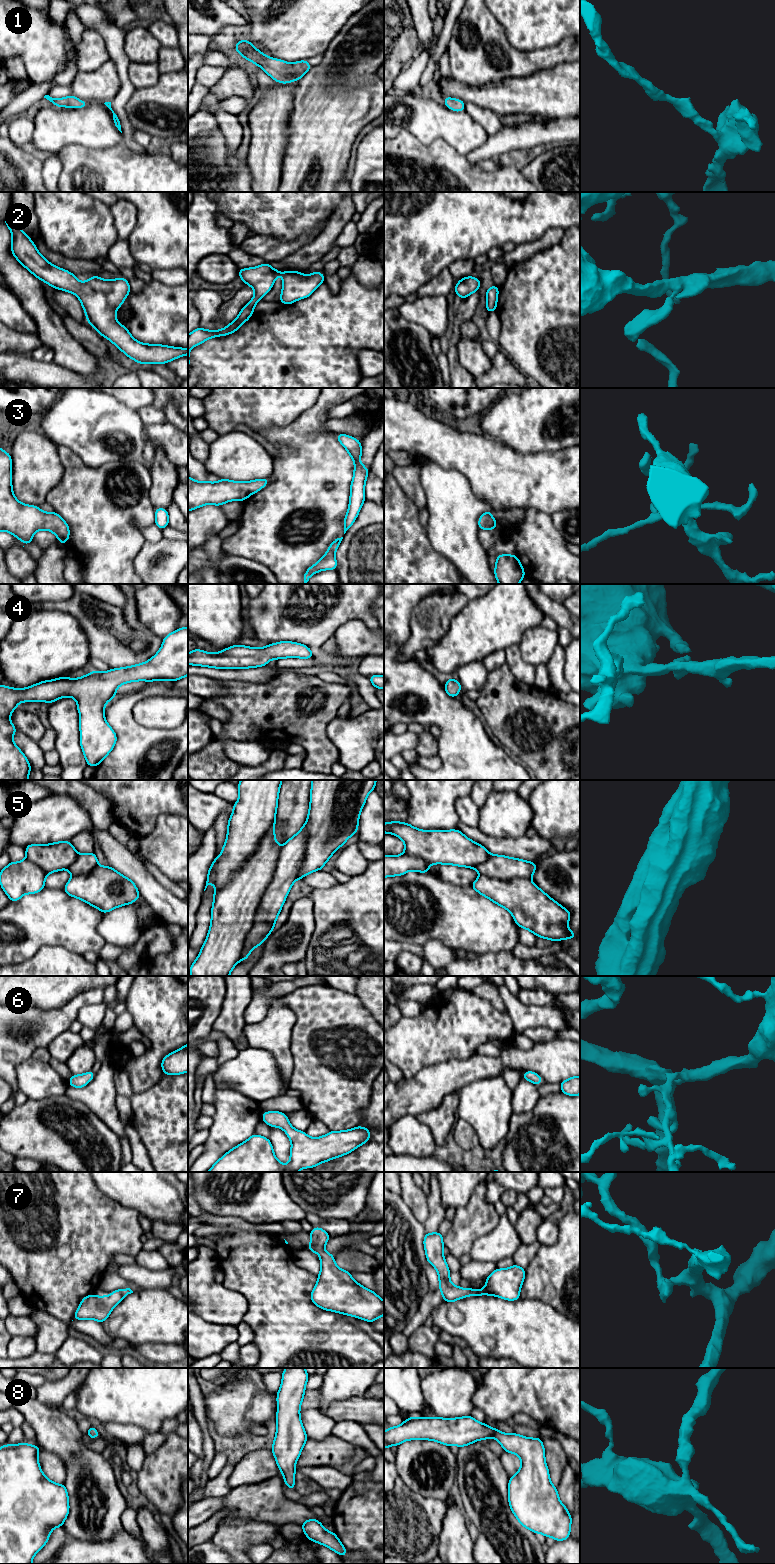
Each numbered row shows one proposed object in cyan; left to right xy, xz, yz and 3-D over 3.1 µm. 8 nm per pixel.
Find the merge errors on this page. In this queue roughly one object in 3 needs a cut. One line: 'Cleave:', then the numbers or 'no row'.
Cleave: no row

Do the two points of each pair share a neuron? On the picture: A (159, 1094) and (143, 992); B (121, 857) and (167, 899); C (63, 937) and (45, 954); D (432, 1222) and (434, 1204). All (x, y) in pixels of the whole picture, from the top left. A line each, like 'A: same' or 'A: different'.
A: different
B: same
C: different
D: same

